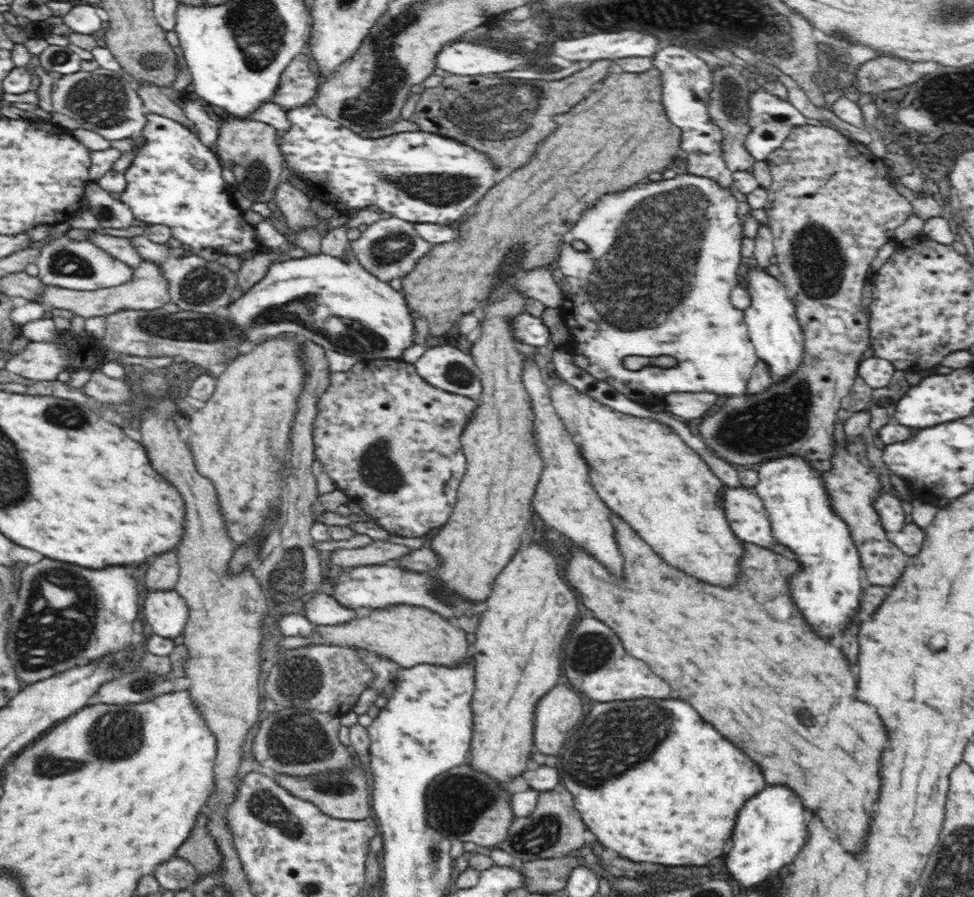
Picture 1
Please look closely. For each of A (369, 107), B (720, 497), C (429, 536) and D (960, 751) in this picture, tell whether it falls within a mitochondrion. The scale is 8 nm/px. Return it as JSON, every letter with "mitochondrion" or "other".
{"A":"mitochondrion","B":"other","C":"other","D":"other"}

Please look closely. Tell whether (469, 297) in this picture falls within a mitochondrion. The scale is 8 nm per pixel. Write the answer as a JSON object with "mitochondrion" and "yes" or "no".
{"mitochondrion":"no"}

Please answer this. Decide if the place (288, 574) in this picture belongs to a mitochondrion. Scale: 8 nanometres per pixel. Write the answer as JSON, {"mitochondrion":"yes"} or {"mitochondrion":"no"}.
{"mitochondrion":"yes"}

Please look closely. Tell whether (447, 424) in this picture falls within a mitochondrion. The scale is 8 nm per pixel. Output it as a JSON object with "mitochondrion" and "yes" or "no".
{"mitochondrion":"yes"}

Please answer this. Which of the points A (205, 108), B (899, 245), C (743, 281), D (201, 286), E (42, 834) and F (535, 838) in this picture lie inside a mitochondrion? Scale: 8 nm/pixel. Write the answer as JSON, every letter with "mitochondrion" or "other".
{"A":"other","B":"other","C":"other","D":"mitochondrion","E":"other","F":"mitochondrion"}

